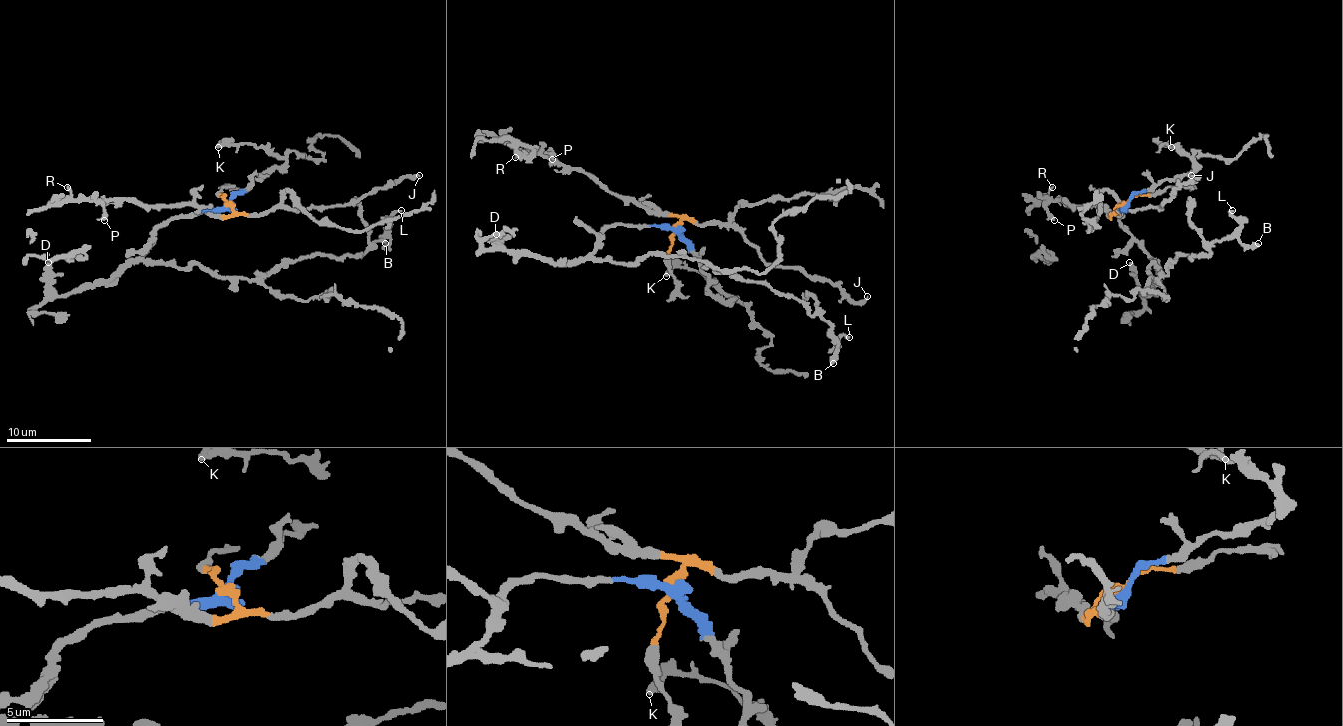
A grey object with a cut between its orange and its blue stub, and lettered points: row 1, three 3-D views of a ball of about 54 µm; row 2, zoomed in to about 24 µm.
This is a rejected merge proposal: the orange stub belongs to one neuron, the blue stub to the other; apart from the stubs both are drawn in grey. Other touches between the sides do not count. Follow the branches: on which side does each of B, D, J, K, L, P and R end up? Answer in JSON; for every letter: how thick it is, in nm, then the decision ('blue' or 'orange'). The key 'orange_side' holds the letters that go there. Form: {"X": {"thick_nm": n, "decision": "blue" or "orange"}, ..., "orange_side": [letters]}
{"B": {"thick_nm": 400, "decision": "blue"}, "D": {"thick_nm": 400, "decision": "blue"}, "J": {"thick_nm": 260, "decision": "orange"}, "K": {"thick_nm": 440, "decision": "blue"}, "L": {"thick_nm": 240, "decision": "blue"}, "P": {"thick_nm": 400, "decision": "orange"}, "R": {"thick_nm": 180, "decision": "orange"}, "orange_side": ["J", "P", "R"]}

